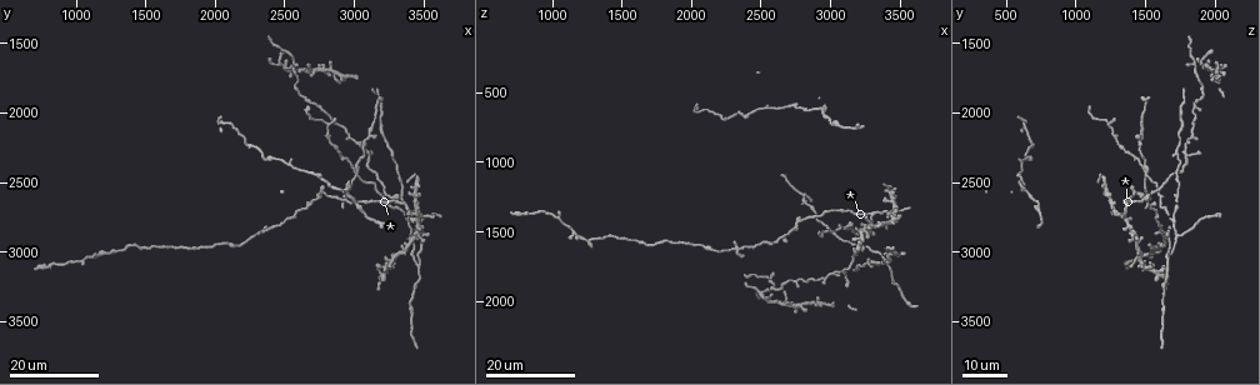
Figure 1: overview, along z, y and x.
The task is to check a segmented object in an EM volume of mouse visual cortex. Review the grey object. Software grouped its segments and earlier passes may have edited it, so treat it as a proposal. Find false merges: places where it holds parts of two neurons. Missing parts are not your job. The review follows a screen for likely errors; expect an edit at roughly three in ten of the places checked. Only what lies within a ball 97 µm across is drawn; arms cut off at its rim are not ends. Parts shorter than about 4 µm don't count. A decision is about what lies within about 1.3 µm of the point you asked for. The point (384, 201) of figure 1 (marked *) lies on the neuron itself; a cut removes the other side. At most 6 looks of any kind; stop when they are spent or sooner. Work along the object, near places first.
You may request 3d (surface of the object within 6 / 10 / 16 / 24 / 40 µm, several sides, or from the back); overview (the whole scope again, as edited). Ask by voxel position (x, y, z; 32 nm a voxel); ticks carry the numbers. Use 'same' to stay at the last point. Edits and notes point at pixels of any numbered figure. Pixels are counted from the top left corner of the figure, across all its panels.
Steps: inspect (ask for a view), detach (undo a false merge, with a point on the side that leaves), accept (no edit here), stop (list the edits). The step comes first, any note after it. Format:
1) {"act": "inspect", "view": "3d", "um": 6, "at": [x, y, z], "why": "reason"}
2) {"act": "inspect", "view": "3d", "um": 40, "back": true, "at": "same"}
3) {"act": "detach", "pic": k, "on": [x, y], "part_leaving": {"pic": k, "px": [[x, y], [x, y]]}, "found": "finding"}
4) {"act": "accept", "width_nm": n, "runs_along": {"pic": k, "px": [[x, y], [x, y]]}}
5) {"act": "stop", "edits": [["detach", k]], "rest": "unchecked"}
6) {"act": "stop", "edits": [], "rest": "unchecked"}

{"act": "inspect", "view": "3d", "um": 16, "at": [3480, 3080, 1660], "why": "a fork"}

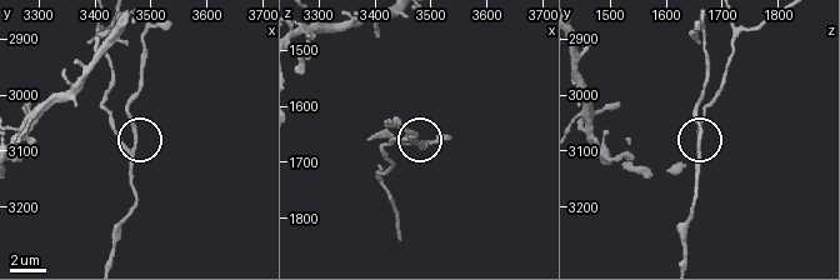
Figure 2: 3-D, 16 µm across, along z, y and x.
{"act": "inspect", "view": "3d", "um": 10, "at": [3470, 3090, 1655]}

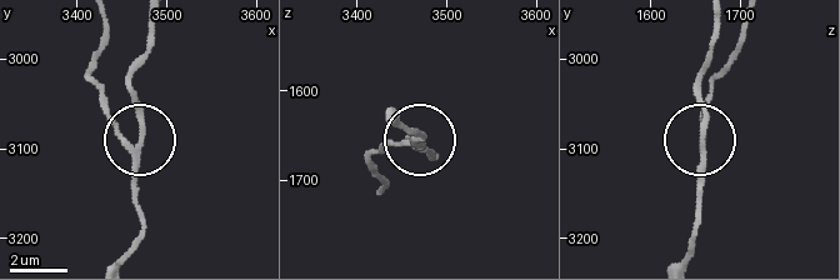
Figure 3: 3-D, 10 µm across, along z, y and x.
{"act": "inspect", "view": "3d", "um": 6, "at": [3470, 3085, 1655]}

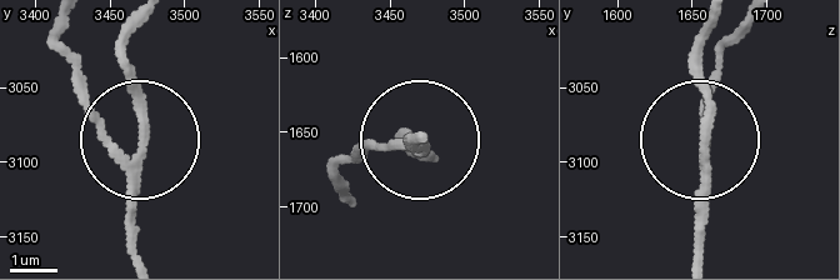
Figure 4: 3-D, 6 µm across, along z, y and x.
{"act": "detach", "pic": 4, "on": [139, 96], "part_leaving": {"pic": 4, "px": [[136, 166], [125, 28]]}, "found": "two neurons meet here"}

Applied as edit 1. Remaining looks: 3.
{"act": "inspect", "view": "3d", "um": 16, "at": [3280, 2640, 1400], "why": "branch point"}

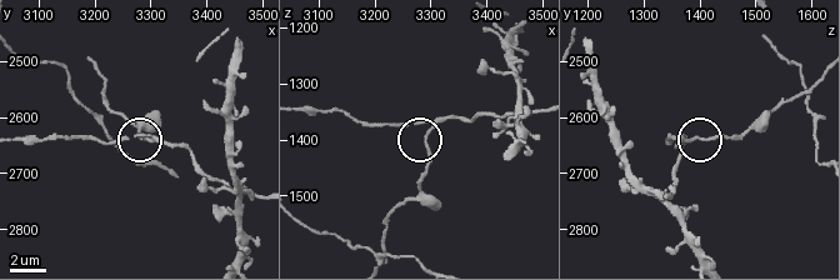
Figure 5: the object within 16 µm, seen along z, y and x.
{"act": "inspect", "view": "3d", "um": 6, "at": [3300, 2640, 1385]}

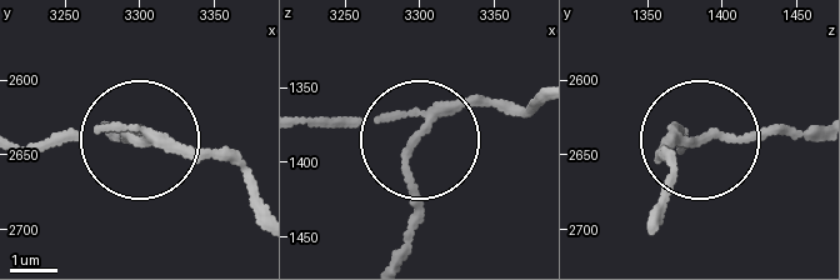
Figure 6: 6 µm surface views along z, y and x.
{"act": "accept", "arms": 3, "runs_along": {"pic": 6, "px": [[300, 118], [395, 118], [415, 129], [408, 256]]}, "found": "continuous, no second neuron"}

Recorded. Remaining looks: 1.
{"act": "stop", "edits": [["detach", 4]], "rest": "unchecked"}

